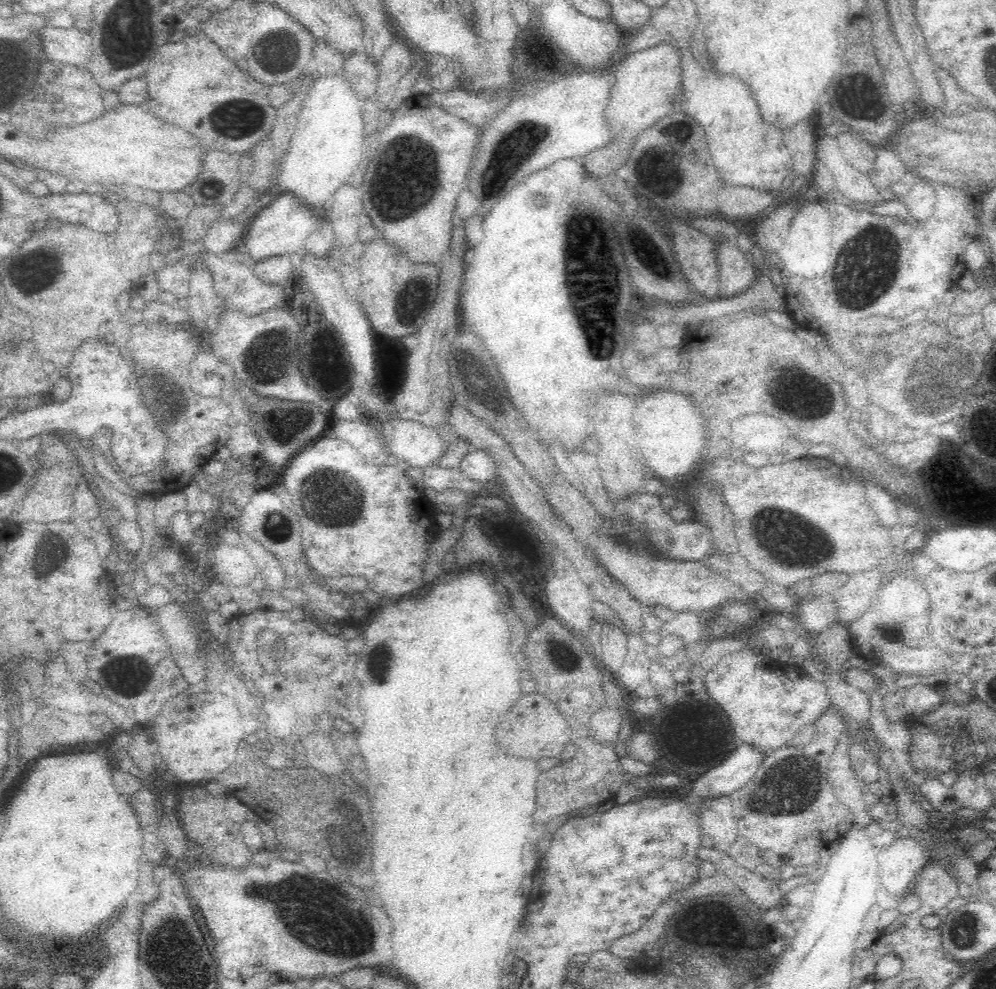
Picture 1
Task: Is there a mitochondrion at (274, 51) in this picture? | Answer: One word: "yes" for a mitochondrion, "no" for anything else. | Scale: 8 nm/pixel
yes

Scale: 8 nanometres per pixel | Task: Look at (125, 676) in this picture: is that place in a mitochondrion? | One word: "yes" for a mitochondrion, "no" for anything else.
yes

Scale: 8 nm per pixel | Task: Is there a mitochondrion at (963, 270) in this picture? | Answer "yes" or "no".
no

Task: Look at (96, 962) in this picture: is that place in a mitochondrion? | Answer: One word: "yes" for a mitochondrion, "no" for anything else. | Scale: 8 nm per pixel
no

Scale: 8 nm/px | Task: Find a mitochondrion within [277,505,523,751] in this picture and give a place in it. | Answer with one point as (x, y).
(379, 662)

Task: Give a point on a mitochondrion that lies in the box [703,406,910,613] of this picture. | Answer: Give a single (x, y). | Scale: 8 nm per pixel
(785, 534)

